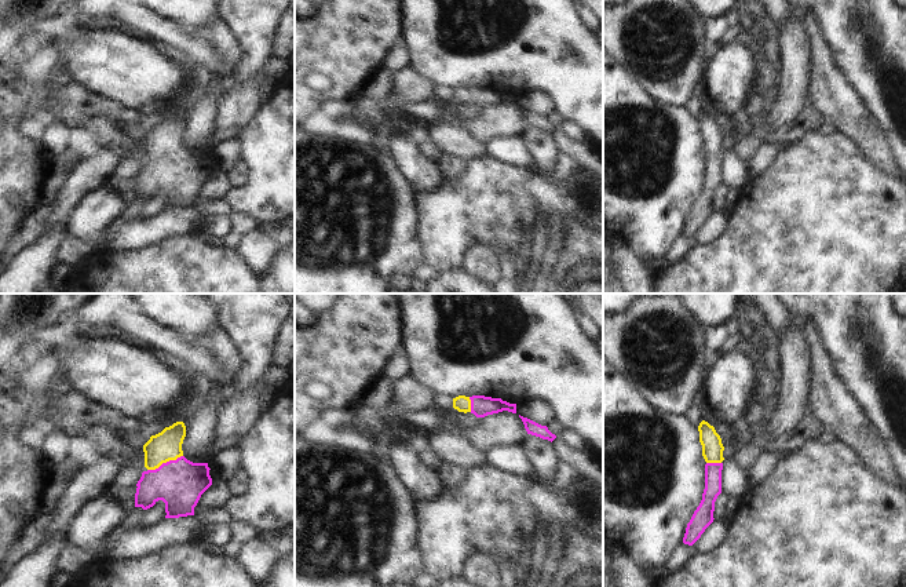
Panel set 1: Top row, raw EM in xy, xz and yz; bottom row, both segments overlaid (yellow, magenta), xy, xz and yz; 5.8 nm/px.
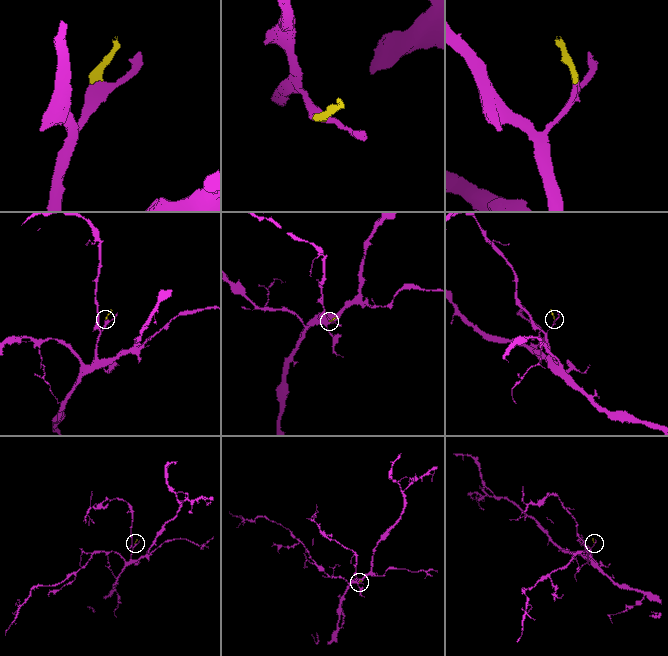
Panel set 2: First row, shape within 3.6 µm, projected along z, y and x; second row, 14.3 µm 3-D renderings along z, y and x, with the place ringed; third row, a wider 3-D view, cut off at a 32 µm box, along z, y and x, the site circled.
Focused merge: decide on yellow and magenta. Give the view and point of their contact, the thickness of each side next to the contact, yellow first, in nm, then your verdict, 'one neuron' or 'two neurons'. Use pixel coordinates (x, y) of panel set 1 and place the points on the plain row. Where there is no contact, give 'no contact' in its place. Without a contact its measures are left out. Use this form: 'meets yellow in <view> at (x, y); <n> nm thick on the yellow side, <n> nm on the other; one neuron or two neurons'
meets yellow in xy at (164, 153); 180 nm thick on the yellow side, 280 nm on the other; one neuron

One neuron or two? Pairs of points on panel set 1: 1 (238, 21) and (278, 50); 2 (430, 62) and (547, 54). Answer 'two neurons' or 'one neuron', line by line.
1: two neurons
2: one neuron

